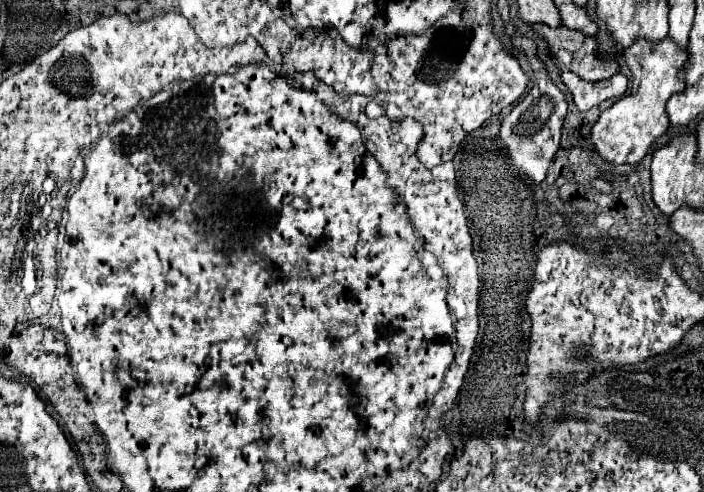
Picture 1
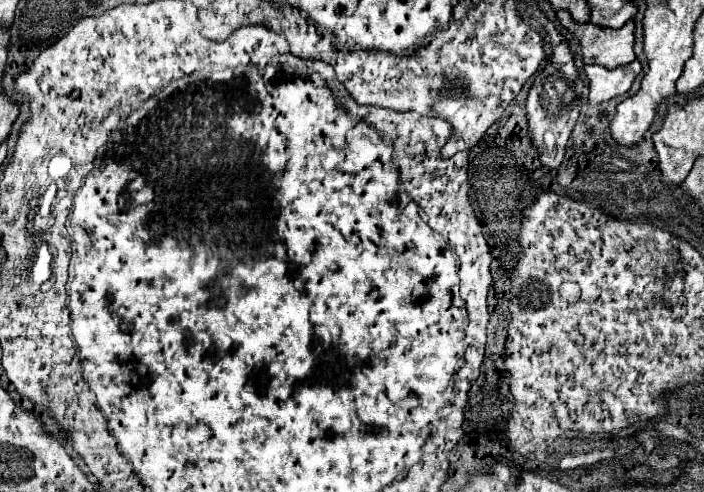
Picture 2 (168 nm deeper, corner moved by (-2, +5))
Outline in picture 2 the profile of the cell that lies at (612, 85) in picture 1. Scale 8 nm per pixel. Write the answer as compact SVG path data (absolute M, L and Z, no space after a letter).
M639 60L619 66L615 70L605 70L603 66L585 66L585 76L589 78L589 102L599 104L623 96L631 88L639 72Z

